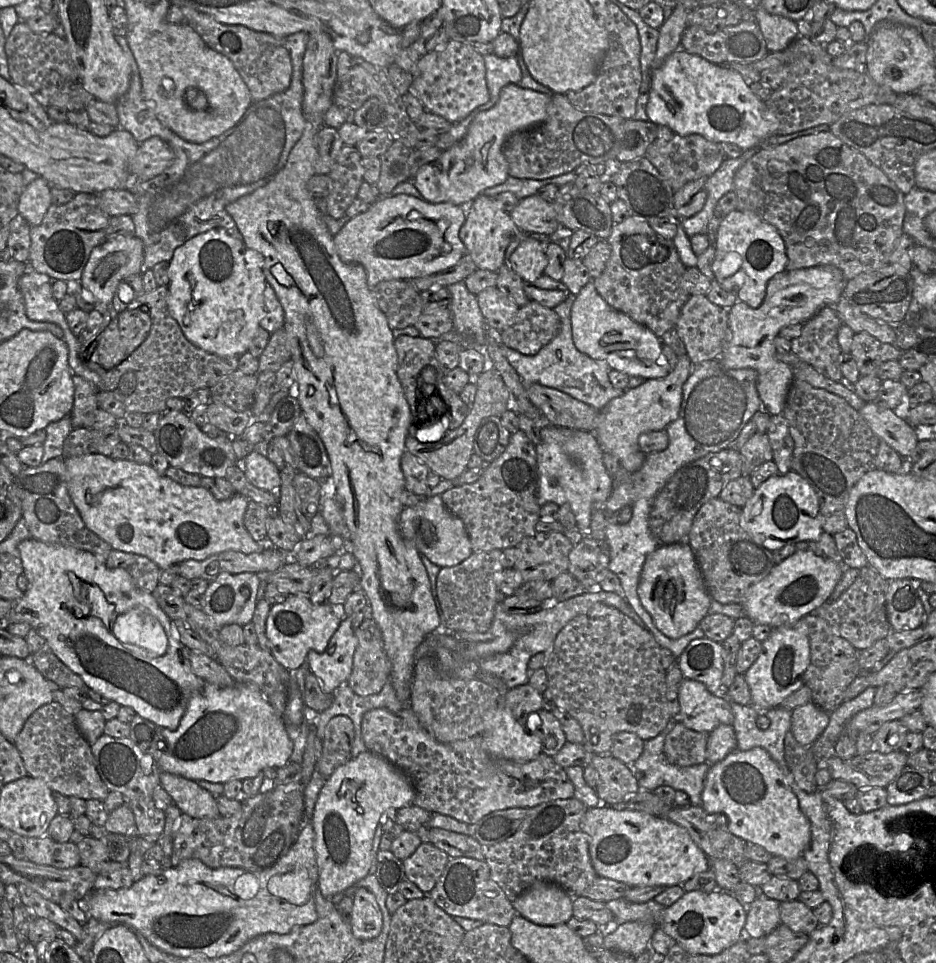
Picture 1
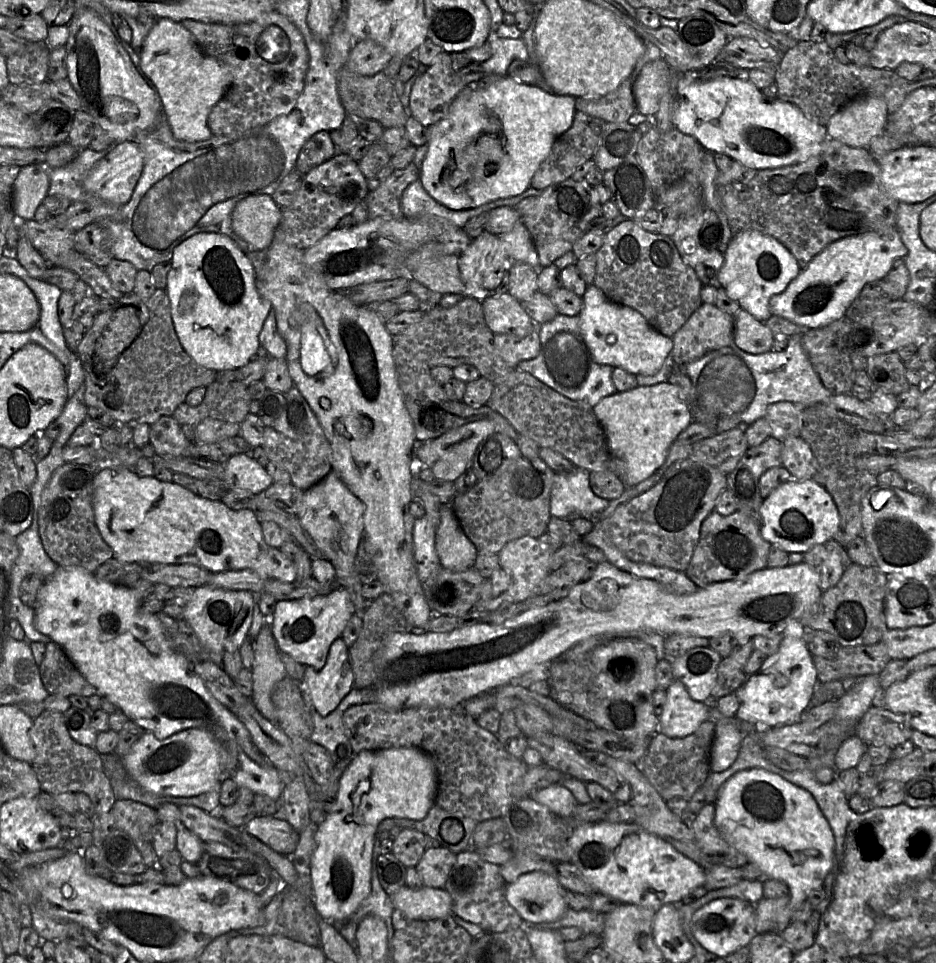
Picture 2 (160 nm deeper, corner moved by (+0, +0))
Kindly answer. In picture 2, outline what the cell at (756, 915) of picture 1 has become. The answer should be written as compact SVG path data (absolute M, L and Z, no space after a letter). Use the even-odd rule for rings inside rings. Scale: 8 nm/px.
M763 768L742 770L732 775L720 788L715 808L715 825L722 837L770 878L787 884L790 890L788 897L763 897L755 904L757 934L781 933L791 923L795 910L810 892L823 887L834 867L835 837L829 822L809 791Z

